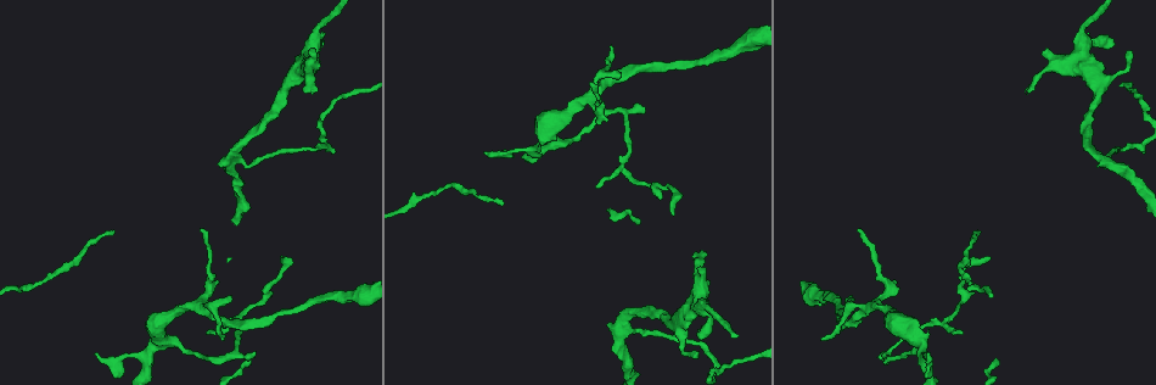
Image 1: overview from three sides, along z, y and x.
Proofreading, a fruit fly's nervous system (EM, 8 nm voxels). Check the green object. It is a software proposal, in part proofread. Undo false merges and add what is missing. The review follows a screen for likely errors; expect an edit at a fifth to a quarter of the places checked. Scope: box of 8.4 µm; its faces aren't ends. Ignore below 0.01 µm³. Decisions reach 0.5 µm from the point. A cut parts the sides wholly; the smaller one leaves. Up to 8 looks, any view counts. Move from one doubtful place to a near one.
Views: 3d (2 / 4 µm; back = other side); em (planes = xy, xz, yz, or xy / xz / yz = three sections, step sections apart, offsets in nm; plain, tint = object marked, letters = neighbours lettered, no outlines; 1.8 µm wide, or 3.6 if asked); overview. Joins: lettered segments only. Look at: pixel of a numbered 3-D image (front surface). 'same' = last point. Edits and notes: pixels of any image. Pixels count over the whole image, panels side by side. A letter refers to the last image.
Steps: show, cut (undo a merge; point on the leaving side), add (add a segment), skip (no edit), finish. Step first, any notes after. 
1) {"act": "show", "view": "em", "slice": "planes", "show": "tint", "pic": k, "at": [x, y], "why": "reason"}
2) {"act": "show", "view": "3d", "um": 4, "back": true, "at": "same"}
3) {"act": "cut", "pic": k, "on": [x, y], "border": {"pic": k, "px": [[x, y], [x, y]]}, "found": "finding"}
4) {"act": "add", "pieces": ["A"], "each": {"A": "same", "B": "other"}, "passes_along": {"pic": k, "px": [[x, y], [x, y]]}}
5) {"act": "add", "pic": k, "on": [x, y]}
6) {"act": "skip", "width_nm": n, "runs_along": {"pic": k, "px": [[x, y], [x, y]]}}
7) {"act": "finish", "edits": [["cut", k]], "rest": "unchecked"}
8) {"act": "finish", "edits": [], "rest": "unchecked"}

{"act": "show", "view": "em", "slice": "planes", "show": "tint", "pic": 1, "at": [210, 333], "why": "tapers out"}

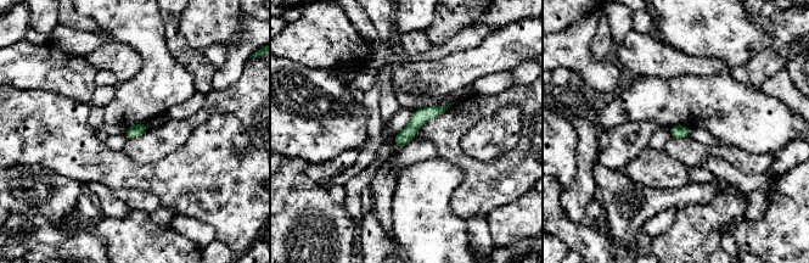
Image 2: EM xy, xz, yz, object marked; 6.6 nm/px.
{"act": "show", "view": "em", "slice": "planes", "show": "letters", "at": "same", "why": "see the neighbours"}

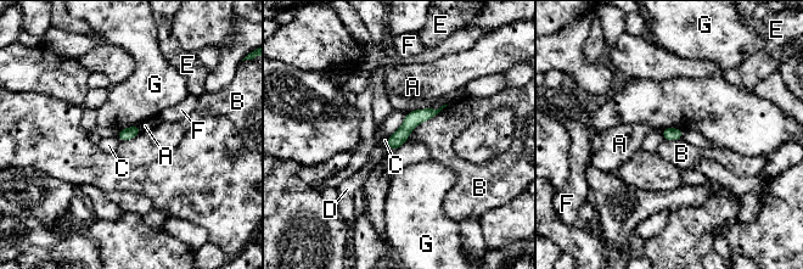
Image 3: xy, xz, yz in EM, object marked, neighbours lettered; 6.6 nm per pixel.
{"act": "skip", "width_nm": 90, "each": {"A": "other", "B": "other", "C": "other", "D": "other", "E": "other", "F": "other", "G": "other"}, "runs_along": {"pic": 3, "px": [[432, 111], [419, 116], [391, 145]]}, "found": "none of them fits"}

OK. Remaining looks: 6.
{"act": "show", "view": "em", "slice": "yz", "step": 8, "show": "letters", "pic": 1, "at": [628, 319], "why": "branch point"}

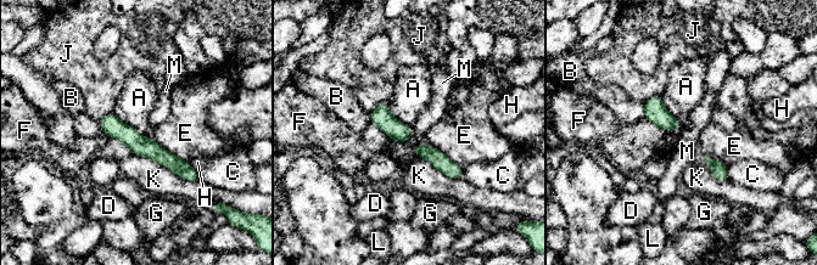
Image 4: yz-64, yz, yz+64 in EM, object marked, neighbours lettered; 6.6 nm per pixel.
{"act": "skip", "each": {"A": "other", "B": "other", "C": "other", "D": "other", "E": "other", "F": "other", "G": "other", "H": "other", "J": "other", "K": "other", "L": "other", "M": "other"}, "border": {"pic": 4, "px": [[424, 141], [415, 147], [417, 156]]}, "found": "all the same neuron"}

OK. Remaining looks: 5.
{"act": "show", "view": "em", "slice": "planes", "show": "letters", "pic": 1, "at": [988, 258], "why": "branch stops here"}

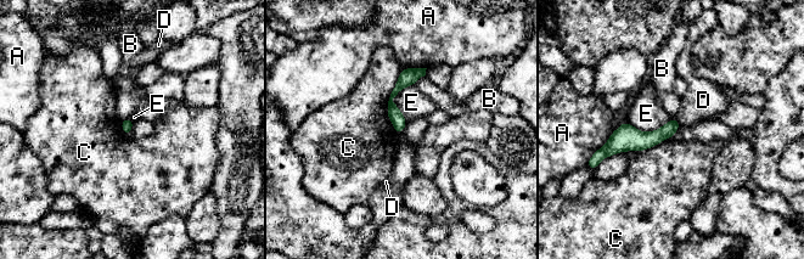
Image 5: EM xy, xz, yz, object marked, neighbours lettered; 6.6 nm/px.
{"act": "skip", "width_nm": 80, "each": {"A": "other", "B": "other", "C": "other", "D": "other", "E": "other"}, "runs_along": {"pic": 5, "px": [[675, 124], [606, 153]]}, "found": "none of them fits"}

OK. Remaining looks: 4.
{"act": "show", "view": "3d", "um": 2, "pic": 1, "at": [194, 308], "why": "a fork"}

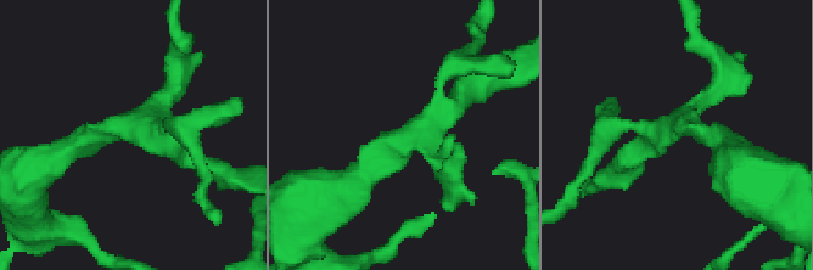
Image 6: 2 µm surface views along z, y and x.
{"act": "show", "view": "em", "slice": "xy", "step": 4, "show": "tint", "pic": 6, "at": [676, 125]}

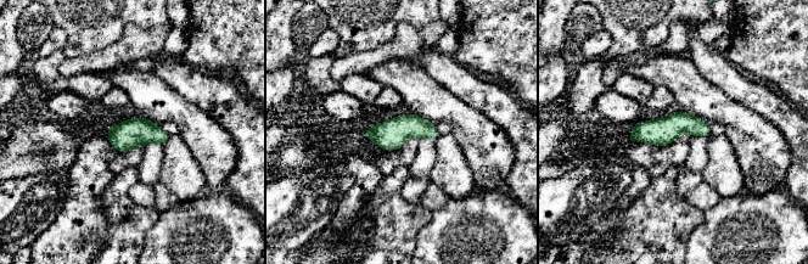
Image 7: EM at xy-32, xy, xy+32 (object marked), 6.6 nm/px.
{"act": "show", "view": "em", "slice": "planes", "show": "letters", "at": "same"}

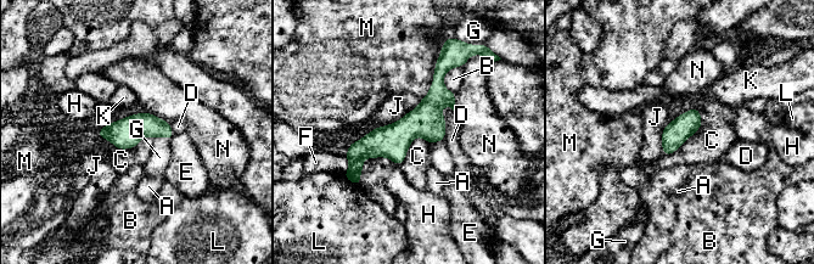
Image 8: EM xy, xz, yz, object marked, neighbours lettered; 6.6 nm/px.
{"act": "skip", "each": {"A": "other", "B": "other", "C": "other", "D": "other", "E": "other", "F": "other", "G": "other", "H": "other", "J": "other", "K": "other", "L": "other", "M": "other", "N": "other"}, "border": {"pic": 8, "px": [[699, 107], [701, 125], [663, 156]]}, "found": "one neuron here"}

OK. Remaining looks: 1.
{"act": "finish", "edits": [], "rest": "unchecked"}

